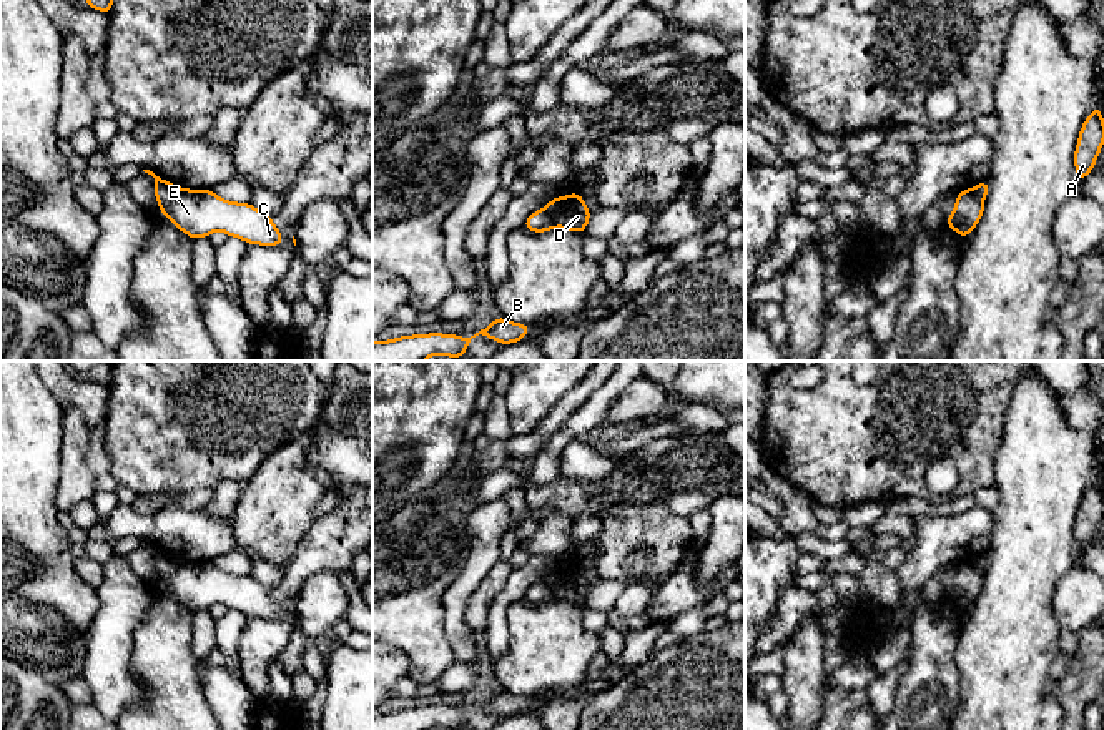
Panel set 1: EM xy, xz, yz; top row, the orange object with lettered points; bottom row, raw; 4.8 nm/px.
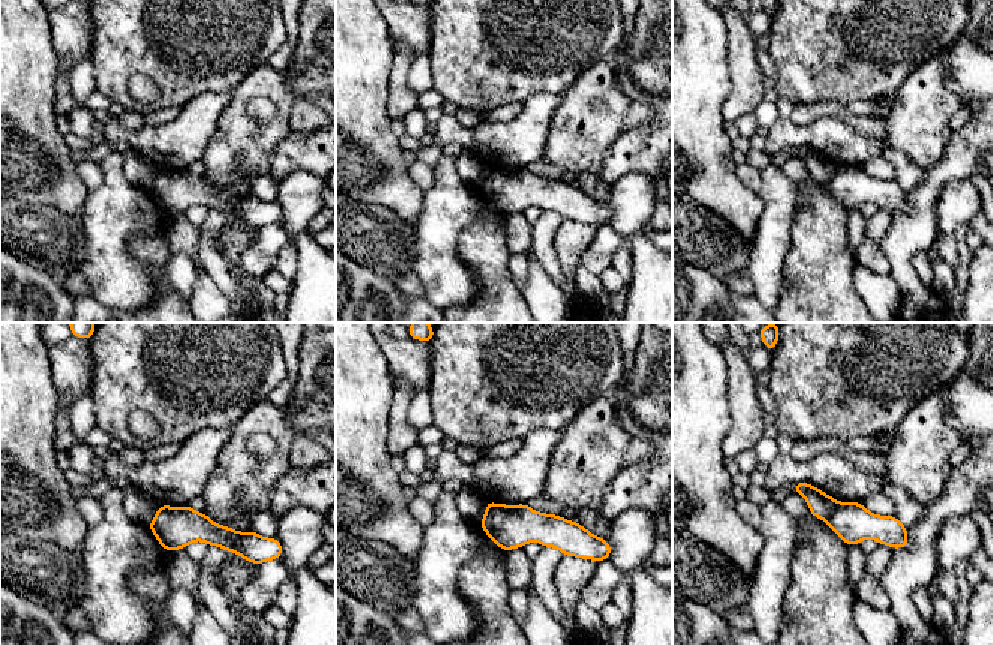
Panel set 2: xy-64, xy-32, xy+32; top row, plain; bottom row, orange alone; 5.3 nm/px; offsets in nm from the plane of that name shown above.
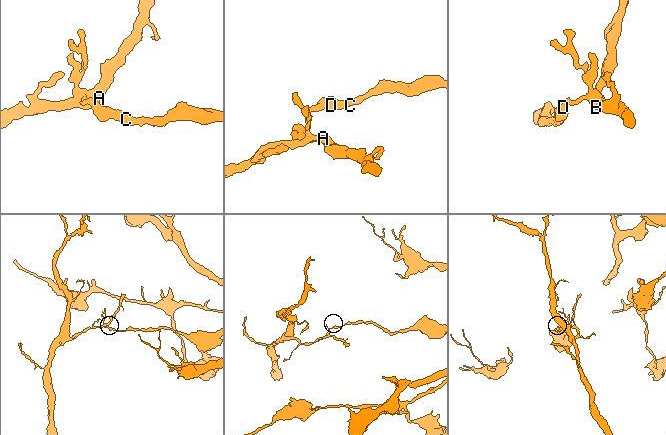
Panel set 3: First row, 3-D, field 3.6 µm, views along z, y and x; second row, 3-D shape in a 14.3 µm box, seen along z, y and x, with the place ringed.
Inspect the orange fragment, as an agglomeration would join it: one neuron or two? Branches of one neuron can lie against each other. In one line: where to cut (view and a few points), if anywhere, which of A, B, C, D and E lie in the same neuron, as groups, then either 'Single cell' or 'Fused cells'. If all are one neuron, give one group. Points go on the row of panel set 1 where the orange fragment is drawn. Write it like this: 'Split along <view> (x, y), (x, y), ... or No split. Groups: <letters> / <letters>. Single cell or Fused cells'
Split along xy (182, 188), (160, 208). Groups: A B / C D E. Fused cells

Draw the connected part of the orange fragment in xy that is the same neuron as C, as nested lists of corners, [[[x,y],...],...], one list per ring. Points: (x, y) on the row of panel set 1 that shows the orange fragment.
[[[181,188],[178,196],[161,213],[191,239],[208,238],[224,231],[248,244],[279,246],[284,238],[271,221],[251,203],[228,201],[208,190]]]

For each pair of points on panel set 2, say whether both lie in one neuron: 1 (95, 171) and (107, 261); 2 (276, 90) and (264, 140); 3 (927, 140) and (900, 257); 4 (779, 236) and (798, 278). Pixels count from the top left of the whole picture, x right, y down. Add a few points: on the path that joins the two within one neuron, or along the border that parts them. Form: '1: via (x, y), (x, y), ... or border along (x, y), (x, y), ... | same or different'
1: border along (101, 164), (102, 182), (90, 191) | different
2: via (281, 102), (281, 122), (276, 128) | same
3: border along (947, 141), (942, 155), (924, 170) | different
4: border along (795, 219), (792, 242), (785, 261), (783, 288) | different

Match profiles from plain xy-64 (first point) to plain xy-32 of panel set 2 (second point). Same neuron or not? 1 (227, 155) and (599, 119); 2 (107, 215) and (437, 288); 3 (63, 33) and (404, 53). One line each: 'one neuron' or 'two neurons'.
1: one neuron
2: one neuron
3: two neurons

